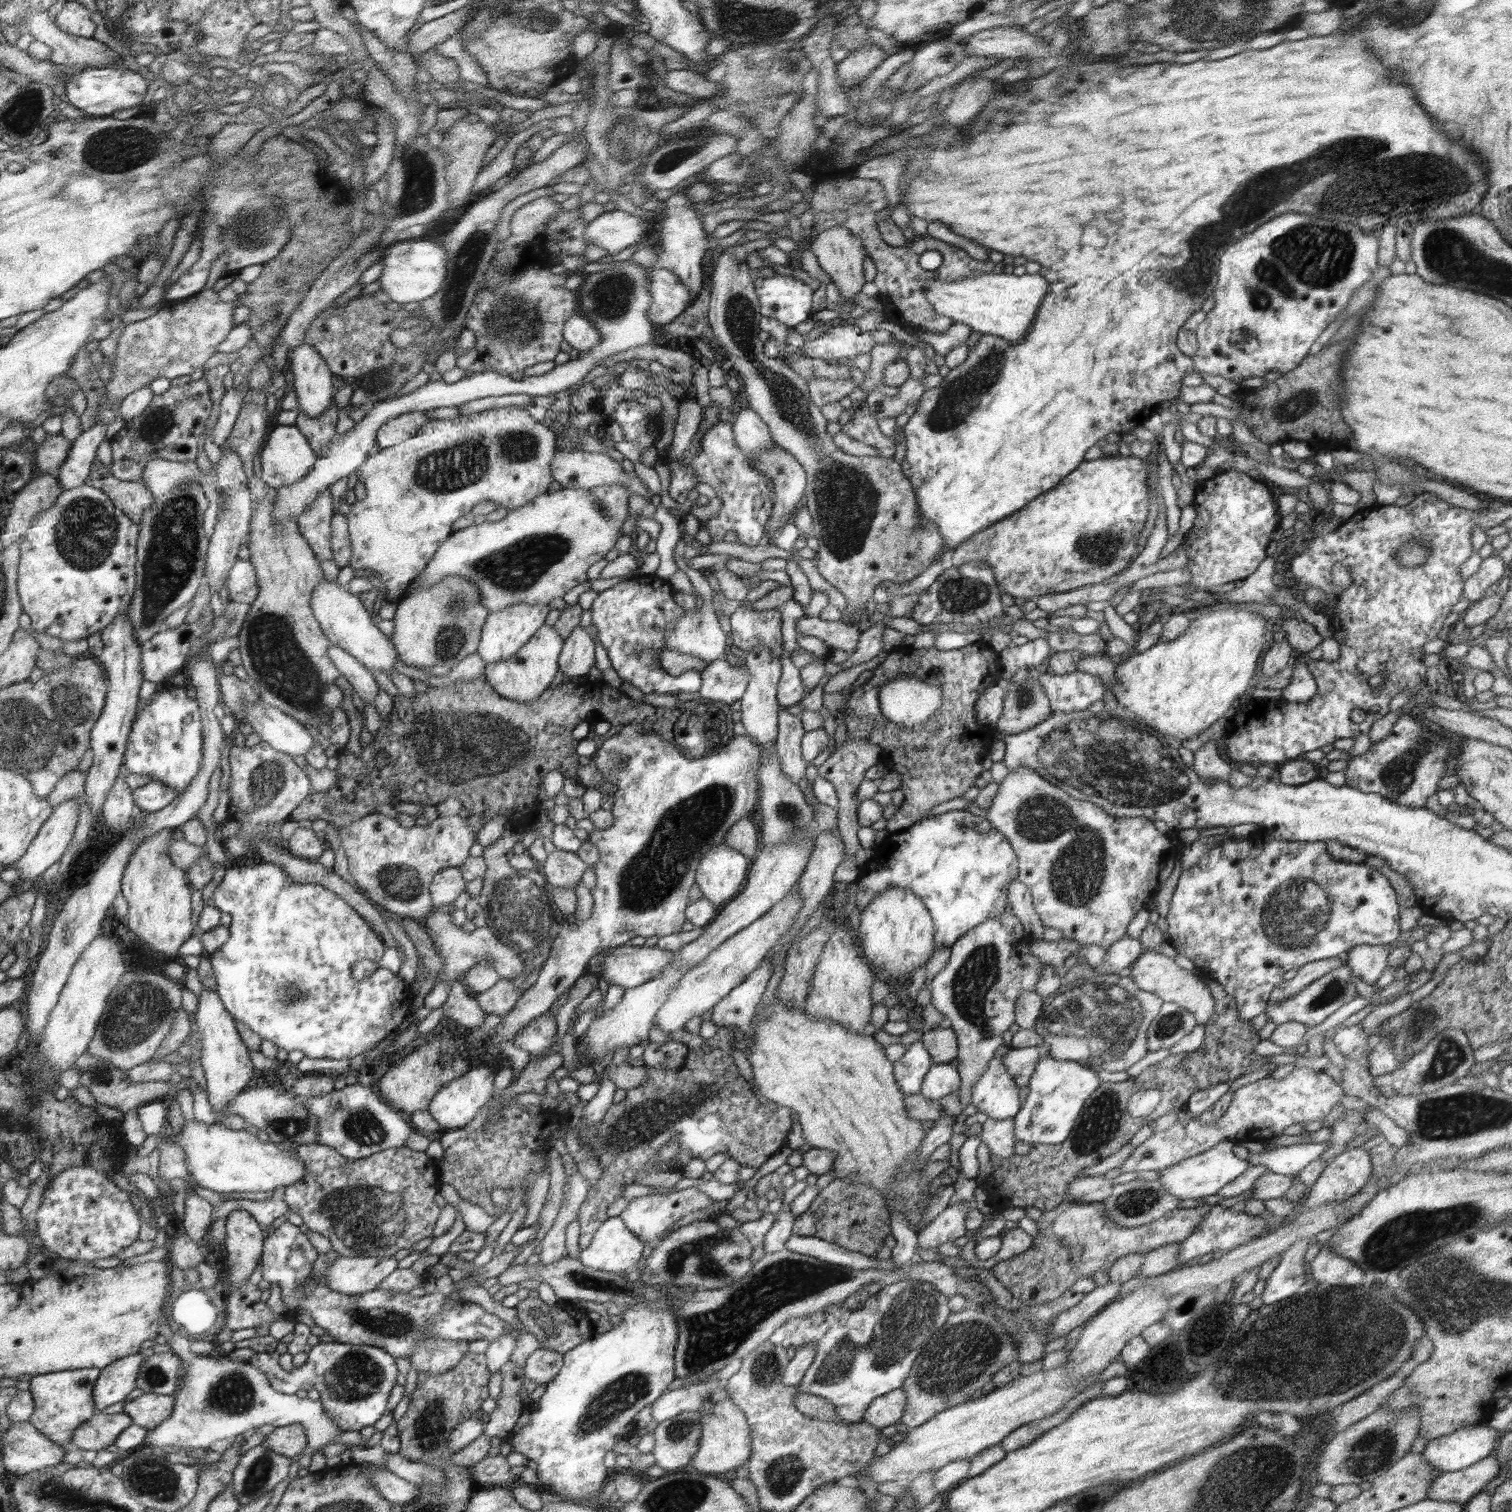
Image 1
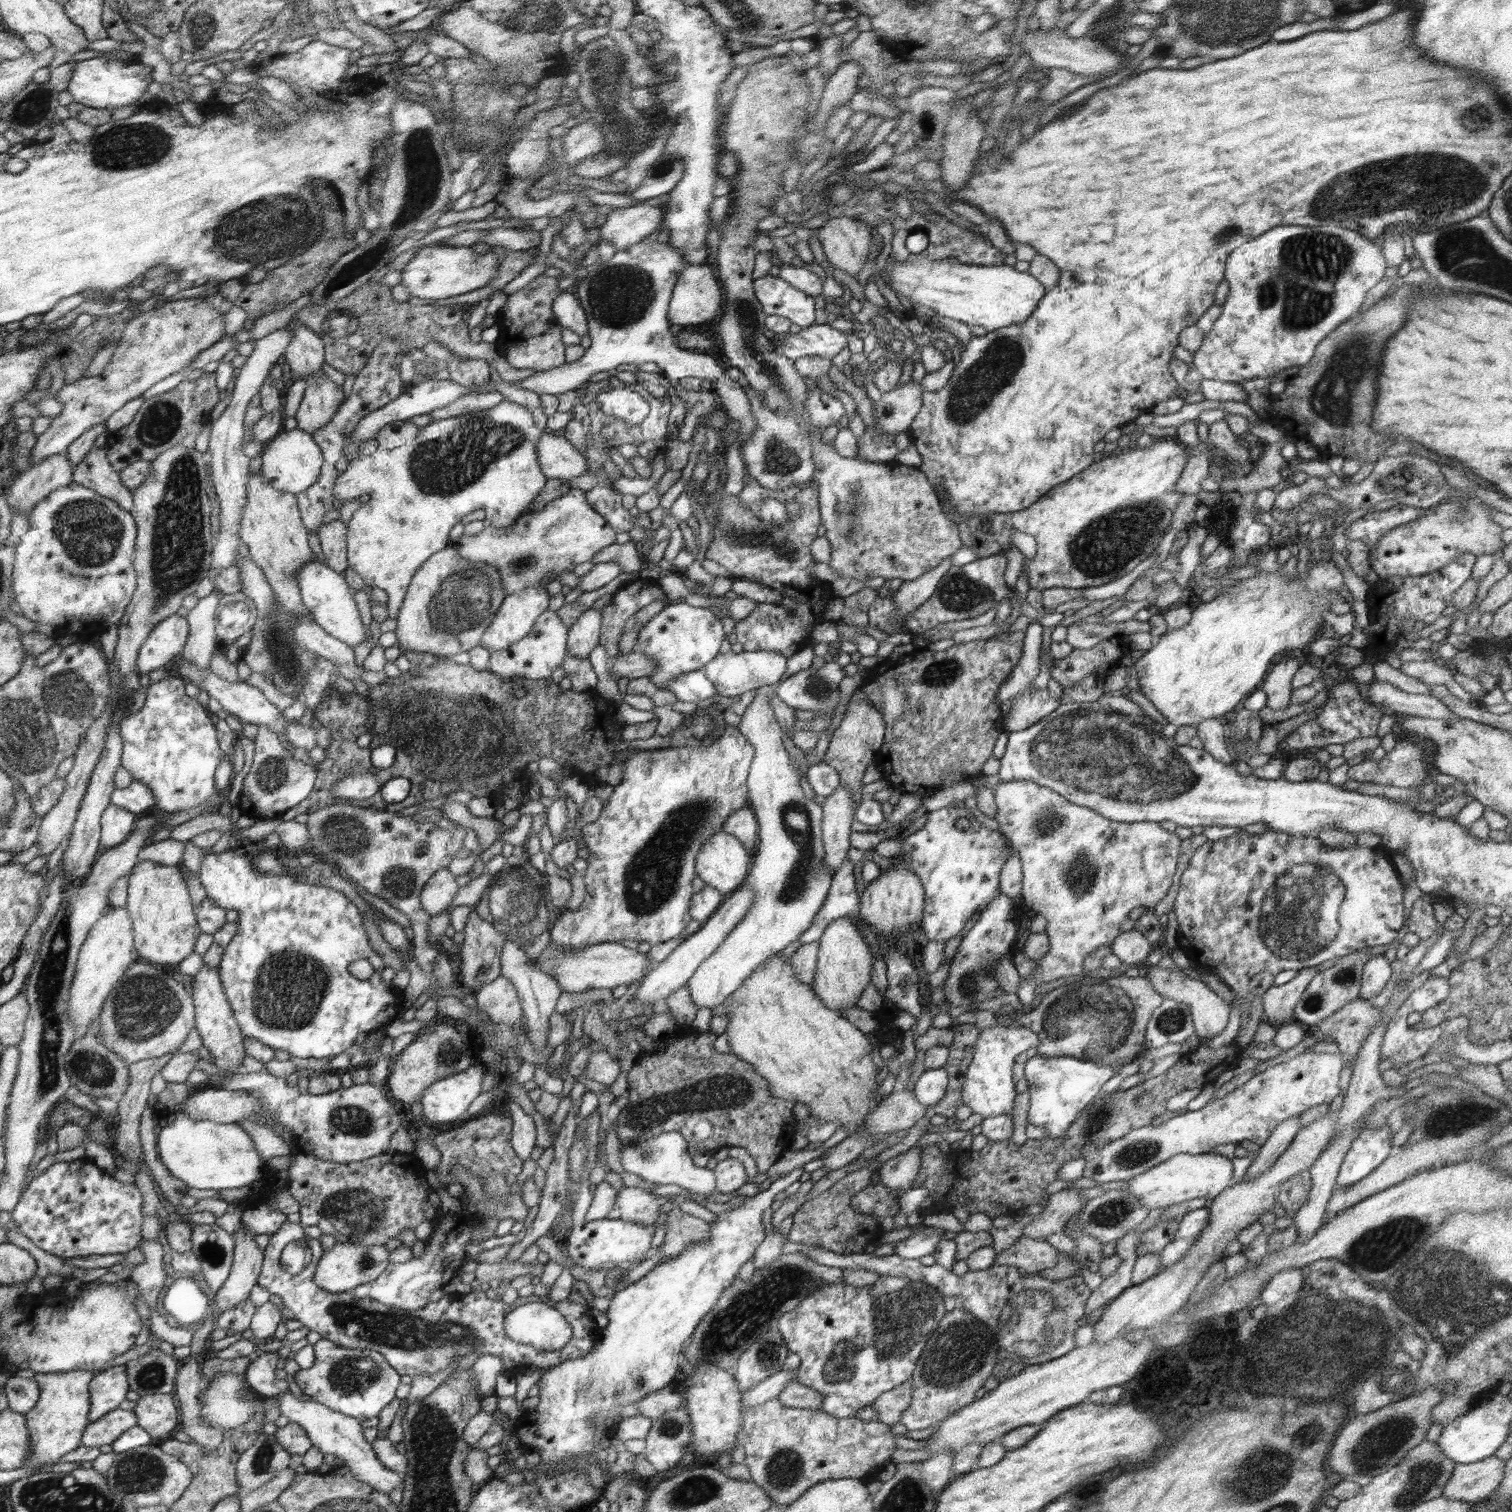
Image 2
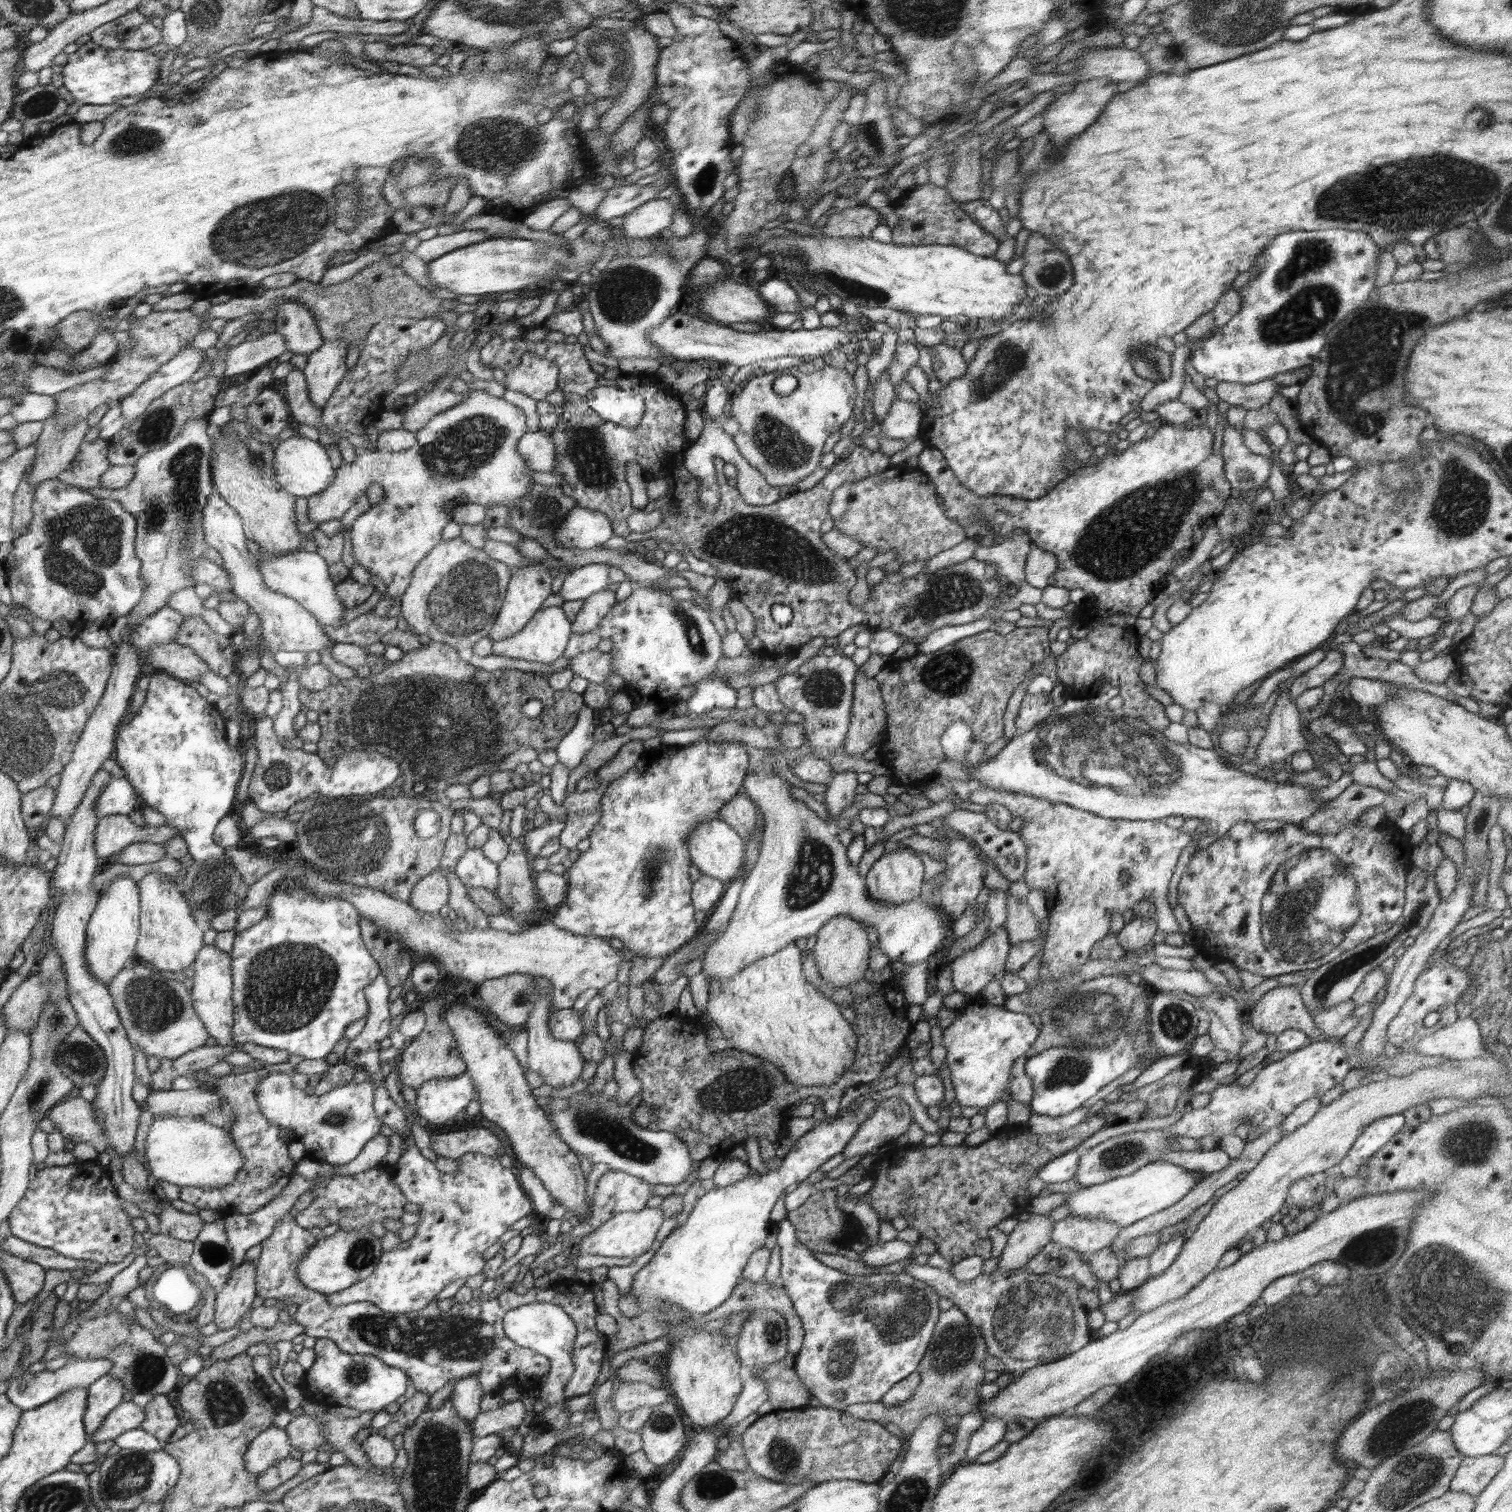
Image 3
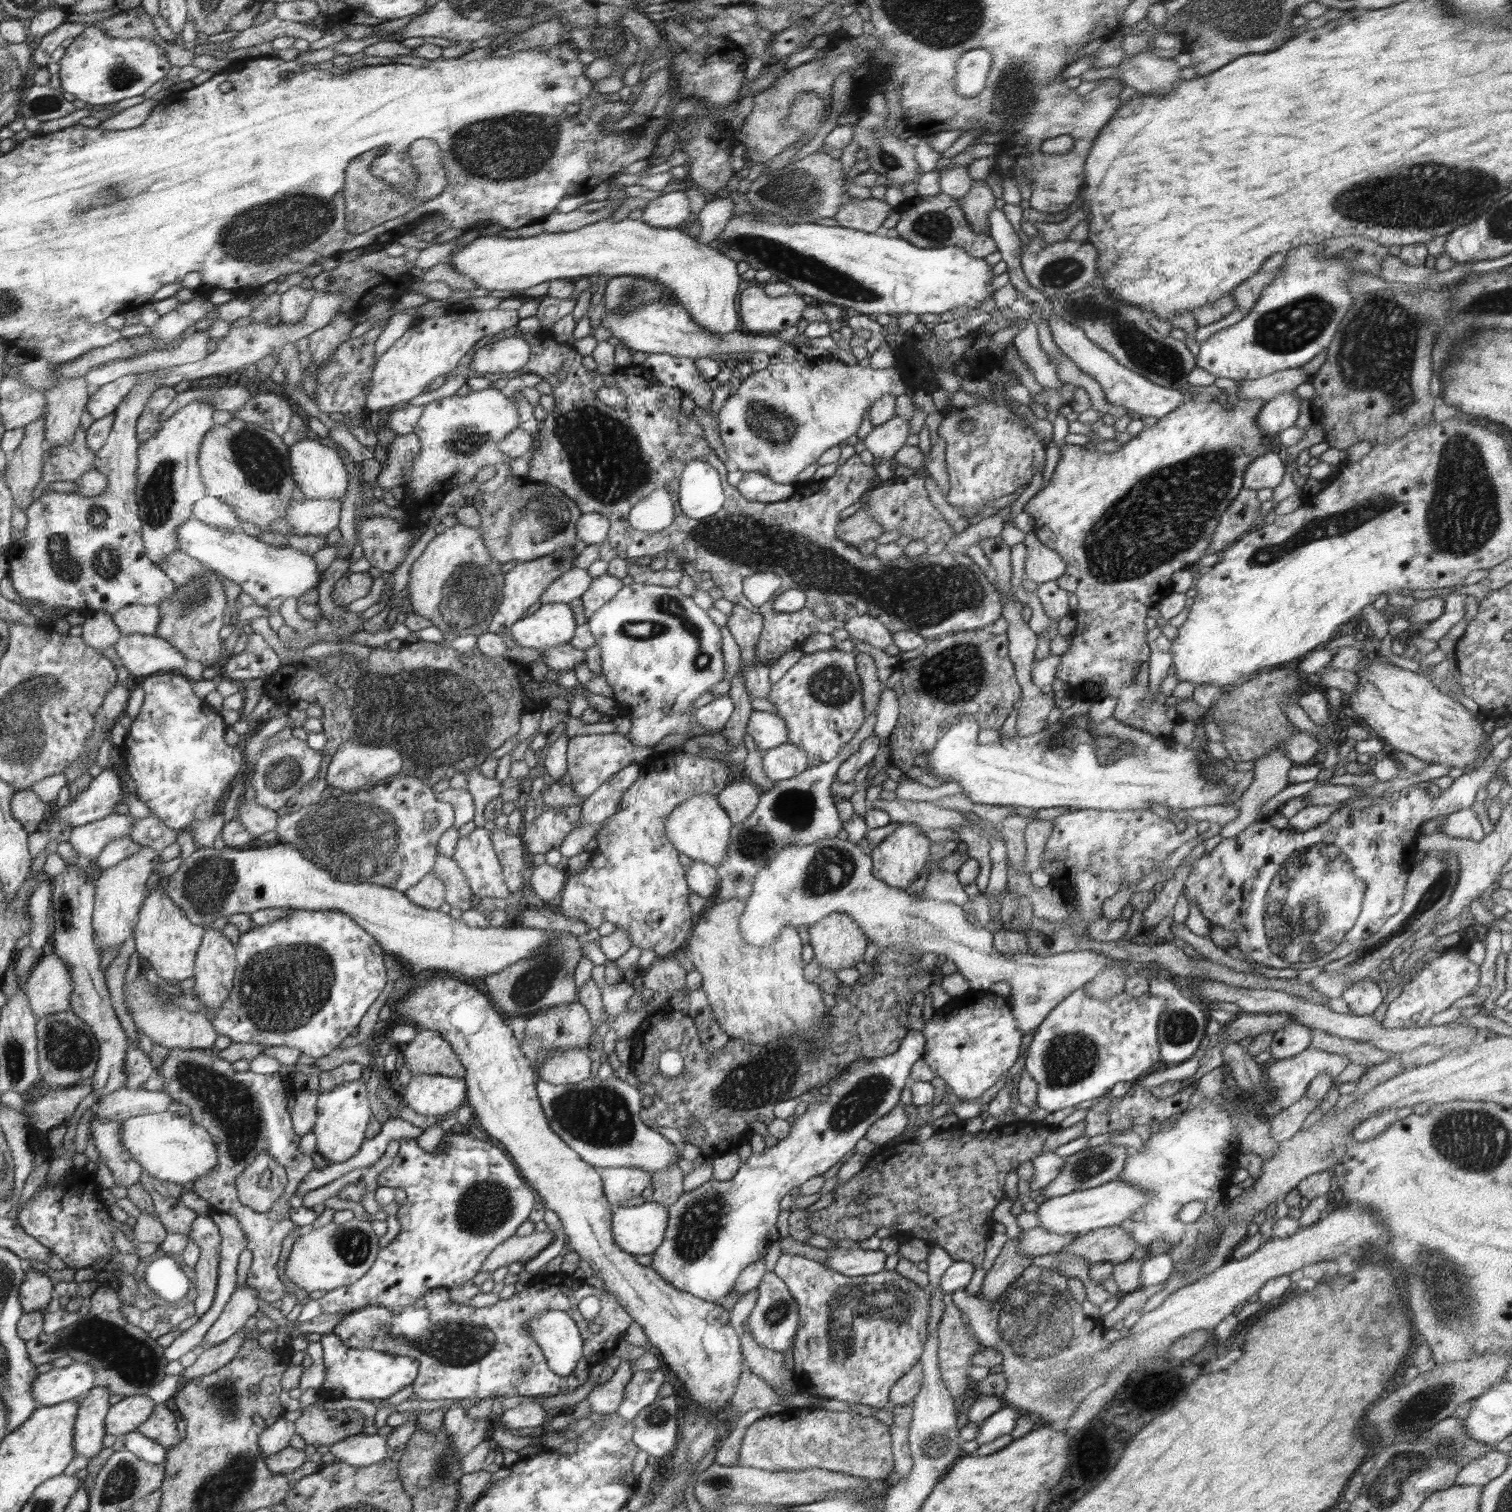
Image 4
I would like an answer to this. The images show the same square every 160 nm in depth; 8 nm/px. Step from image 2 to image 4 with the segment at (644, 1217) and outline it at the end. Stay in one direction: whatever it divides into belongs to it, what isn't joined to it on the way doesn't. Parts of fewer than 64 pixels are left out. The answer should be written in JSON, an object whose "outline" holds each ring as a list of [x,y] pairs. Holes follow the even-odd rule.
{"outline":[[[606,1168],[602,1170],[605,1196],[610,1204],[619,1205],[629,1198],[640,1196],[652,1185],[653,1176],[636,1168]]]}

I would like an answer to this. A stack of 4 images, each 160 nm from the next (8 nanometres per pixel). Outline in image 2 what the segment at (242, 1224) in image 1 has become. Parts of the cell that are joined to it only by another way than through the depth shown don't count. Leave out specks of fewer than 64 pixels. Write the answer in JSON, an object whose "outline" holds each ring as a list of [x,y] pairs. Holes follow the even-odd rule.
{"outline":[[[238,1228],[233,1236],[236,1246],[233,1250],[231,1271],[223,1286],[215,1292],[213,1306],[217,1316],[236,1307],[249,1296],[263,1267],[264,1253],[258,1248],[252,1232],[246,1228]]]}

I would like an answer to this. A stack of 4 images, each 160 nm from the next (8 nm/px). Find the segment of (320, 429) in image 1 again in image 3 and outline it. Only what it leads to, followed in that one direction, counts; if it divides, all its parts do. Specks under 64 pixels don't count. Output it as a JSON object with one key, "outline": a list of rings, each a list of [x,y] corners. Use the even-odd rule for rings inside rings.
{"outline":[[[343,337],[322,343],[307,358],[304,374],[310,400],[321,410],[348,372],[346,354],[348,346]]]}

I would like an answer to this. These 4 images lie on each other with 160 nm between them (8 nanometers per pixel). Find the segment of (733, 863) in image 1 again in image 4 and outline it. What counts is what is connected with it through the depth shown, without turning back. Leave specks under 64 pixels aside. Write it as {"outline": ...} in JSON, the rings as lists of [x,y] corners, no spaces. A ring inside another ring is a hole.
{"outline":[[[705,792],[677,806],[666,821],[665,828],[678,852],[717,869],[727,859],[732,825],[733,821],[729,813],[721,807],[717,795]]]}

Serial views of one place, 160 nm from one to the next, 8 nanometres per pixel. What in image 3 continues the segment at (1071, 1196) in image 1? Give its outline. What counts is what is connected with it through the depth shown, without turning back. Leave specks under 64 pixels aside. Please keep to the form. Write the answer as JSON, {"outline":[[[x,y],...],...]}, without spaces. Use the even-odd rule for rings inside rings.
{"outline":[[[1032,1213],[1020,1220],[1014,1231],[1008,1234],[997,1268],[1005,1271],[1025,1268],[1026,1263],[1051,1241],[1054,1224],[1054,1220],[1048,1220],[1047,1214]]]}

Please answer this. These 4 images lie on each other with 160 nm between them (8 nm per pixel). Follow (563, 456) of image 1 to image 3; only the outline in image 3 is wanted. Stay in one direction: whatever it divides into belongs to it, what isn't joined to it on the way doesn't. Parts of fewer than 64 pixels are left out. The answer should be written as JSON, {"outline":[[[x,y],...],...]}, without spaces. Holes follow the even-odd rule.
{"outline":[[[542,430],[528,431],[522,436],[519,445],[520,453],[526,464],[536,472],[552,472],[557,463],[557,446],[550,432]]]}

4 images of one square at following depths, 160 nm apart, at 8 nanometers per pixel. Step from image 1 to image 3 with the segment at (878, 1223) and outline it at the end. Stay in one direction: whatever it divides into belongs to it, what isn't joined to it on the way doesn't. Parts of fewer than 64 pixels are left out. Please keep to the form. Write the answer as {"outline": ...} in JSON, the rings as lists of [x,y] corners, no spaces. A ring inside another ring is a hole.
{"outline":[[[836,1189],[819,1190],[807,1198],[802,1206],[787,1212],[787,1220],[790,1220],[794,1229],[797,1230],[798,1241],[805,1244],[806,1248],[811,1249],[815,1254],[818,1252],[839,1254],[843,1247],[851,1248],[855,1241],[861,1241],[861,1237],[864,1238],[860,1225],[854,1226],[858,1222],[856,1218],[838,1208],[836,1196],[838,1196]],[[854,1232],[859,1234],[858,1240],[853,1238]]]}

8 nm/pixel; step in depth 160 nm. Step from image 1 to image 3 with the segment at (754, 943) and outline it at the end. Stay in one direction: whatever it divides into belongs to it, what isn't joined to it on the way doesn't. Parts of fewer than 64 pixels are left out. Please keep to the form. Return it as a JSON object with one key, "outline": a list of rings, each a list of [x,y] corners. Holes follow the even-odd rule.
{"outline":[[[766,756],[764,762],[760,762],[758,766],[753,768],[748,776],[745,776],[744,793],[746,796],[750,797],[750,800],[754,801],[754,804],[758,805],[761,813],[761,823],[763,823],[759,857],[756,864],[752,867],[750,874],[744,879],[744,884],[739,892],[740,898],[738,904],[728,921],[726,930],[717,938],[716,942],[712,943],[705,950],[704,956],[701,959],[701,972],[705,974],[706,980],[709,981],[709,987],[710,980],[713,980],[714,978],[721,980],[721,982],[732,980],[737,975],[737,972],[740,972],[743,968],[748,967],[749,964],[756,962],[758,959],[776,954],[776,952],[788,947],[790,943],[794,943],[798,938],[808,938],[809,936],[816,935],[830,919],[833,919],[838,915],[853,917],[853,919],[857,920],[863,927],[874,927],[879,934],[879,947],[892,961],[904,961],[906,964],[920,964],[921,962],[926,961],[928,956],[932,956],[932,954],[938,952],[940,948],[944,948],[944,946],[948,944],[951,924],[945,920],[943,912],[940,912],[930,902],[923,902],[920,898],[904,904],[887,904],[887,902],[874,901],[874,898],[870,897],[868,886],[865,884],[865,878],[860,877],[858,874],[859,869],[849,860],[847,846],[844,846],[844,844],[838,840],[838,837],[835,837],[830,833],[826,821],[820,818],[814,810],[810,809],[807,803],[804,803],[800,799],[796,800],[796,798],[790,794],[791,785],[788,784],[784,778],[778,776],[775,768],[777,768],[777,764],[774,762],[774,758],[772,758],[772,756]]]}

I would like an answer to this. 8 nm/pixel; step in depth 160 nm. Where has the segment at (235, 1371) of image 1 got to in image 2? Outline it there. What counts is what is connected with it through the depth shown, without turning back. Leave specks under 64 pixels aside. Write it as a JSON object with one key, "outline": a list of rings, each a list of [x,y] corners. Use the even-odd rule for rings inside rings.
{"outline":[[[157,1240],[142,1241],[140,1250],[144,1255],[144,1262],[138,1264],[130,1274],[130,1277],[139,1293],[144,1297],[144,1302],[156,1309],[157,1297],[166,1284],[166,1278],[170,1275],[165,1269],[162,1257],[164,1248]],[[229,1374],[218,1376],[218,1380],[207,1383],[205,1391],[199,1394],[201,1404],[201,1417],[212,1428],[221,1431],[235,1429],[253,1418],[259,1408],[268,1410],[274,1401],[264,1398],[247,1401],[242,1398],[245,1390],[245,1376]],[[286,1391],[279,1399],[280,1414],[286,1416],[289,1422],[300,1424],[309,1435],[309,1439],[313,1441],[313,1446],[320,1449],[324,1454],[335,1454],[336,1457],[343,1460],[343,1465],[347,1466],[358,1480],[365,1481],[378,1492],[389,1494],[392,1490],[402,1490],[404,1488],[403,1479],[400,1473],[388,1470],[378,1460],[376,1453],[373,1451],[370,1442],[367,1442],[362,1435],[362,1422],[350,1416],[344,1416],[334,1409],[328,1408],[325,1404],[320,1404],[314,1399],[306,1400],[304,1398],[295,1397]]]}

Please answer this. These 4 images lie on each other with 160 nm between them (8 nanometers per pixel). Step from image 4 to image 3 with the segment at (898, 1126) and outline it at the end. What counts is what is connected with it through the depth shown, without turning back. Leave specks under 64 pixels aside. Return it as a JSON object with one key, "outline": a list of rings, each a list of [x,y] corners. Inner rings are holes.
{"outline":[[[888,1098],[878,1110],[858,1128],[857,1135],[846,1143],[842,1154],[846,1159],[864,1153],[871,1153],[874,1148],[882,1148],[888,1142],[895,1142],[906,1134],[912,1124],[913,1113],[904,1100]]]}

